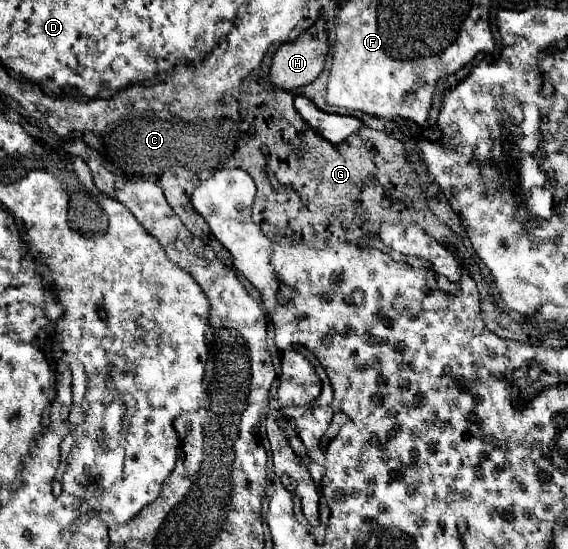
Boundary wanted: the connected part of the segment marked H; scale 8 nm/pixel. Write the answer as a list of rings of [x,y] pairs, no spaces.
[[[319,18],[309,30],[305,30],[295,42],[287,42],[283,44],[275,56],[273,56],[273,64],[271,64],[271,84],[279,86],[283,90],[297,90],[309,82],[313,82],[319,72],[323,70],[325,64],[325,56],[329,50],[329,42],[327,42],[327,20]]]

